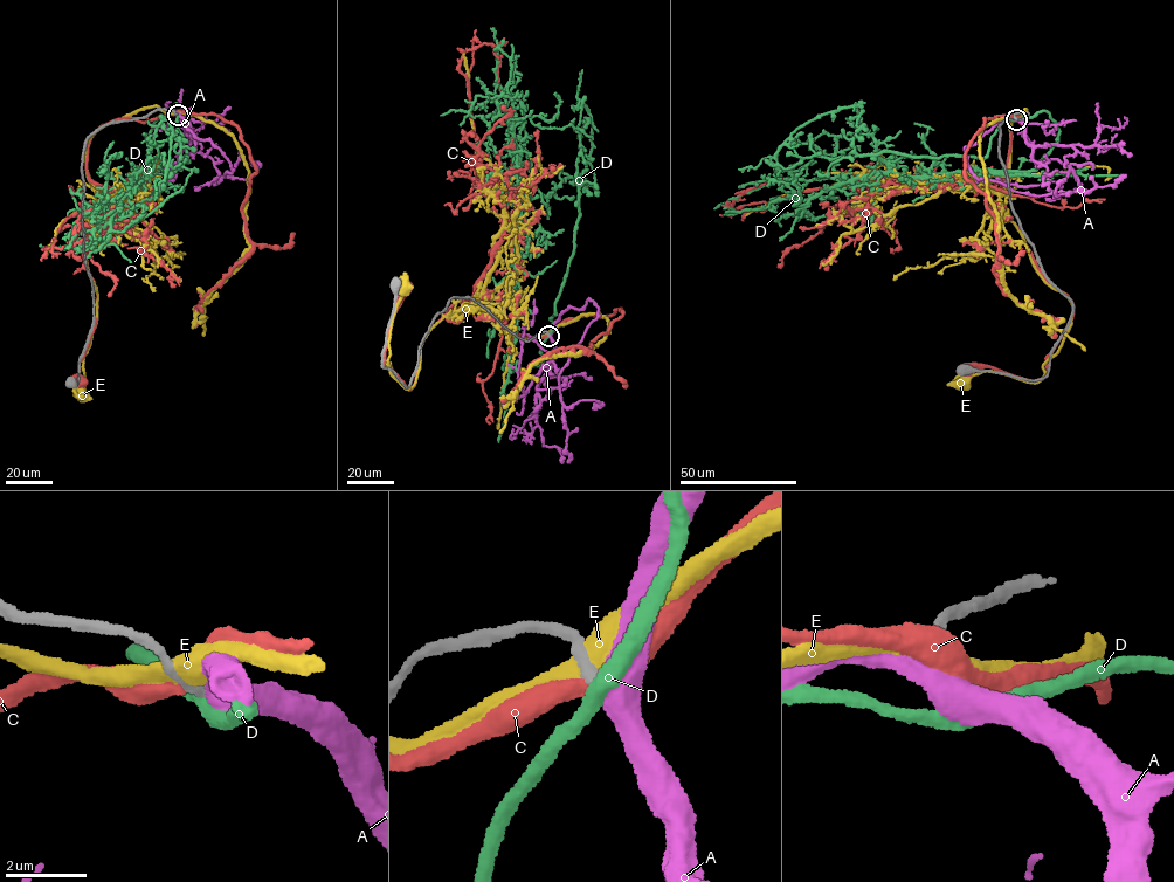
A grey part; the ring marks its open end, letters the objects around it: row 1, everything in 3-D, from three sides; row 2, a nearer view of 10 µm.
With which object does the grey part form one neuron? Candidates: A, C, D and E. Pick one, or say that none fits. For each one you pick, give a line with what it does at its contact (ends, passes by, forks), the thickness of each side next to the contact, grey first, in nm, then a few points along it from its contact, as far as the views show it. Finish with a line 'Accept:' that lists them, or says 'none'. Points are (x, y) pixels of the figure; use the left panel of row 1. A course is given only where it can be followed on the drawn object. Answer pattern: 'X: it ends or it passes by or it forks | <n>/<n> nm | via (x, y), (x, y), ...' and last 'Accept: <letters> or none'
A: it passes by | 280/500 nm
Accept: A

